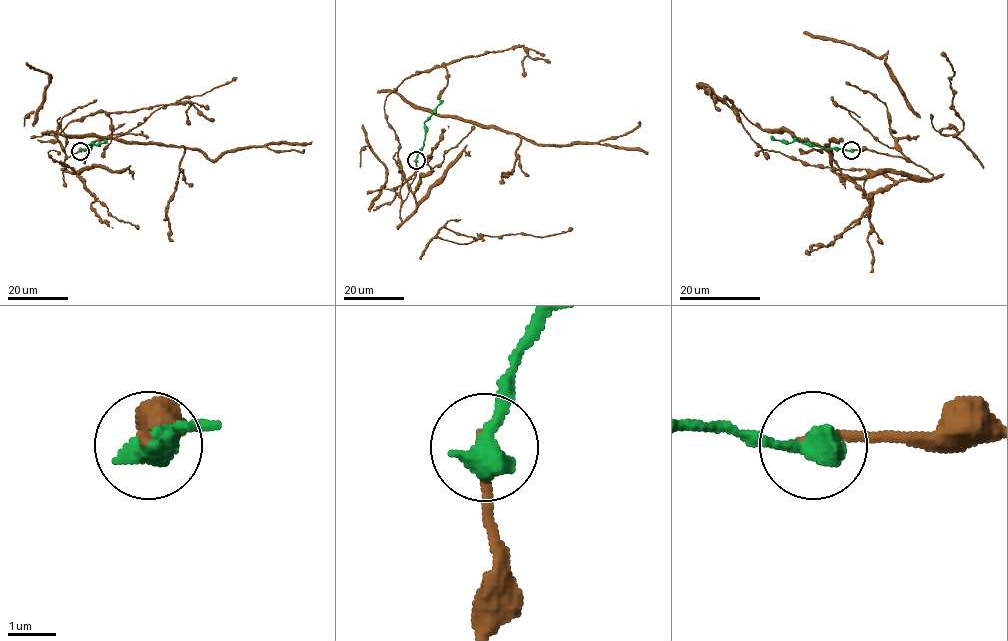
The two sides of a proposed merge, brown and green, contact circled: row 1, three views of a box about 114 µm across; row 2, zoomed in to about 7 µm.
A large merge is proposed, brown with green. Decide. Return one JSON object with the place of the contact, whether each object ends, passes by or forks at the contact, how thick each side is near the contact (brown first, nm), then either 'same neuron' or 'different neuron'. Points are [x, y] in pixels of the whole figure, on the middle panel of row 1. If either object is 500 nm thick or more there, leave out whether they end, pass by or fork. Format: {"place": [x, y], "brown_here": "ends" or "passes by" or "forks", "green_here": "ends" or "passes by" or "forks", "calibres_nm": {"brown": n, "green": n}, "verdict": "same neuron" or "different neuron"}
{"place": [416, 160], "calibres_nm": {"brown": 220, "green": 600}, "verdict": "same neuron"}

